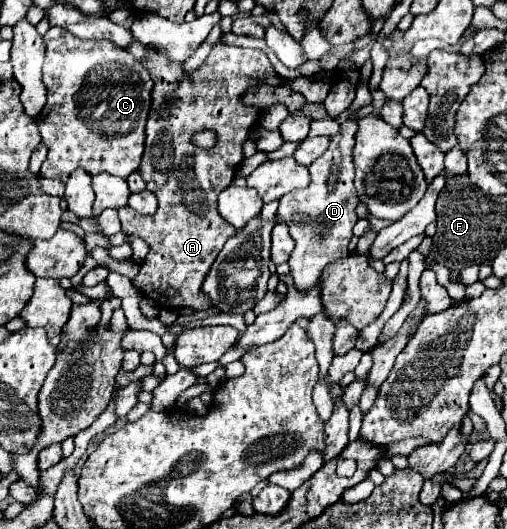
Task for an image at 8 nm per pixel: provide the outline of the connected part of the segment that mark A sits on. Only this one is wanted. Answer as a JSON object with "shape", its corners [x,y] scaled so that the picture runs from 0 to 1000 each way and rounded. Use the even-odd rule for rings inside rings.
{"shape":[[[438,74],[422,85],[414,104],[402,112],[402,119],[375,138],[363,134],[363,119],[335,115],[335,108],[327,112],[327,100],[304,100],[304,93],[292,93],[292,104],[280,112],[280,119],[296,134],[304,168],[300,168],[296,225],[288,233],[288,282],[272,327],[288,342],[288,357],[312,372],[312,395],[304,406],[276,406],[256,391],[233,395],[241,437],[252,444],[280,448],[296,467],[296,478],[288,482],[284,497],[276,501],[276,516],[264,527],[264,543],[276,546],[284,558],[300,561],[316,580],[379,580],[387,588],[410,584],[414,569],[394,546],[398,531],[414,512],[422,486],[438,474],[446,452],[465,440],[465,433],[454,422],[446,422],[426,395],[430,365],[458,346],[465,316],[481,301],[477,270],[489,263],[493,248],[501,244],[517,214],[513,202],[481,198],[477,183],[485,172],[509,164],[513,157],[548,164],[556,161],[560,149],[540,134],[521,96],[458,89],[438,81]],[[391,244],[422,244],[430,251],[430,267],[418,282],[402,285],[375,270],[379,255]]]}

